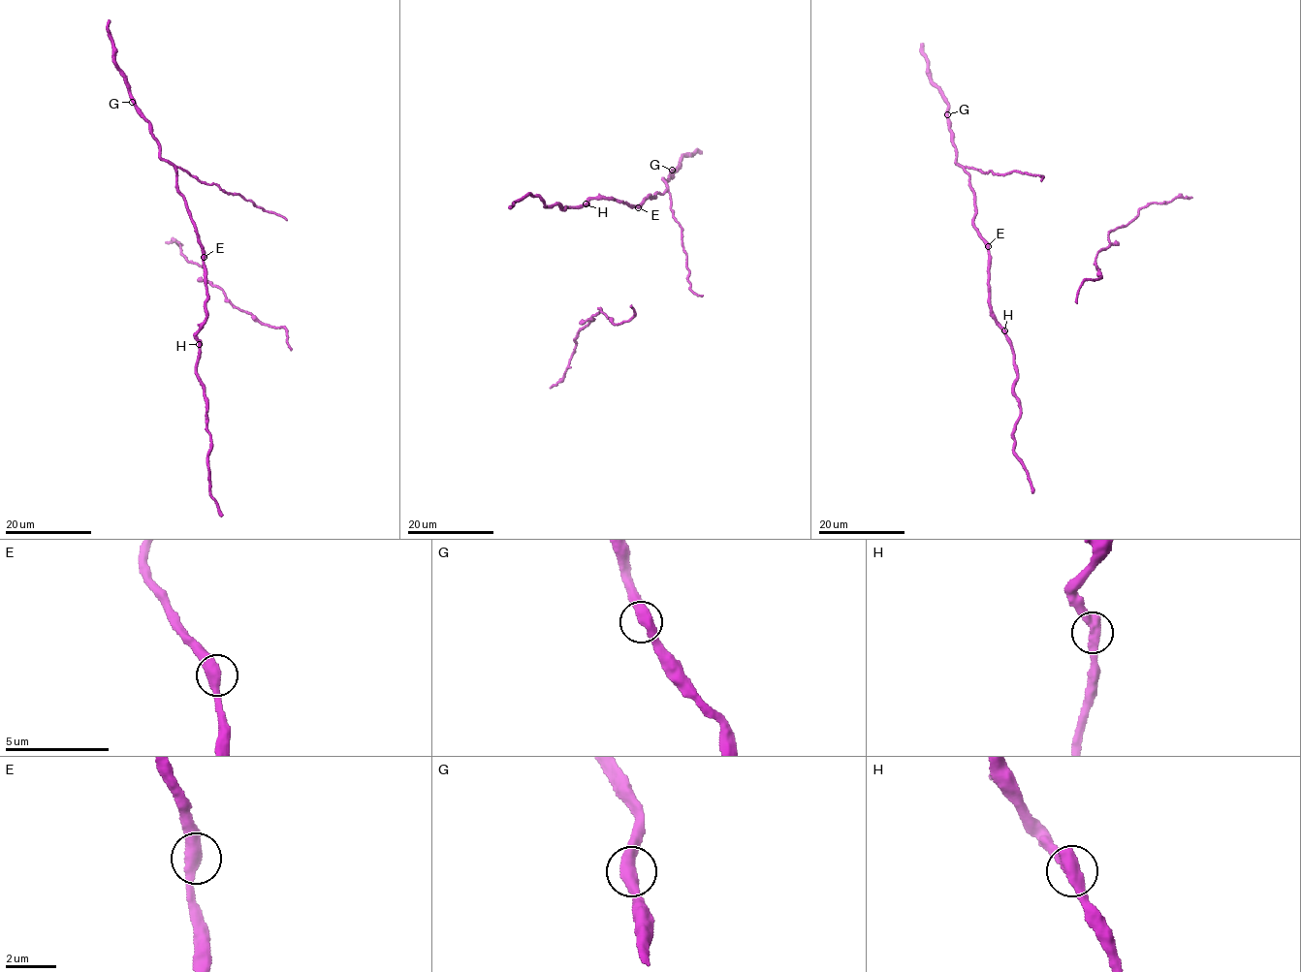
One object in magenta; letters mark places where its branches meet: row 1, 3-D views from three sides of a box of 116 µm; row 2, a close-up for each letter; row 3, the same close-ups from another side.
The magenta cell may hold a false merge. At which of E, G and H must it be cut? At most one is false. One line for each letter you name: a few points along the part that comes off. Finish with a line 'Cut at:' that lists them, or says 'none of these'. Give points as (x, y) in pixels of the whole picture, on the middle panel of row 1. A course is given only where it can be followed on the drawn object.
Cut at: none of these

